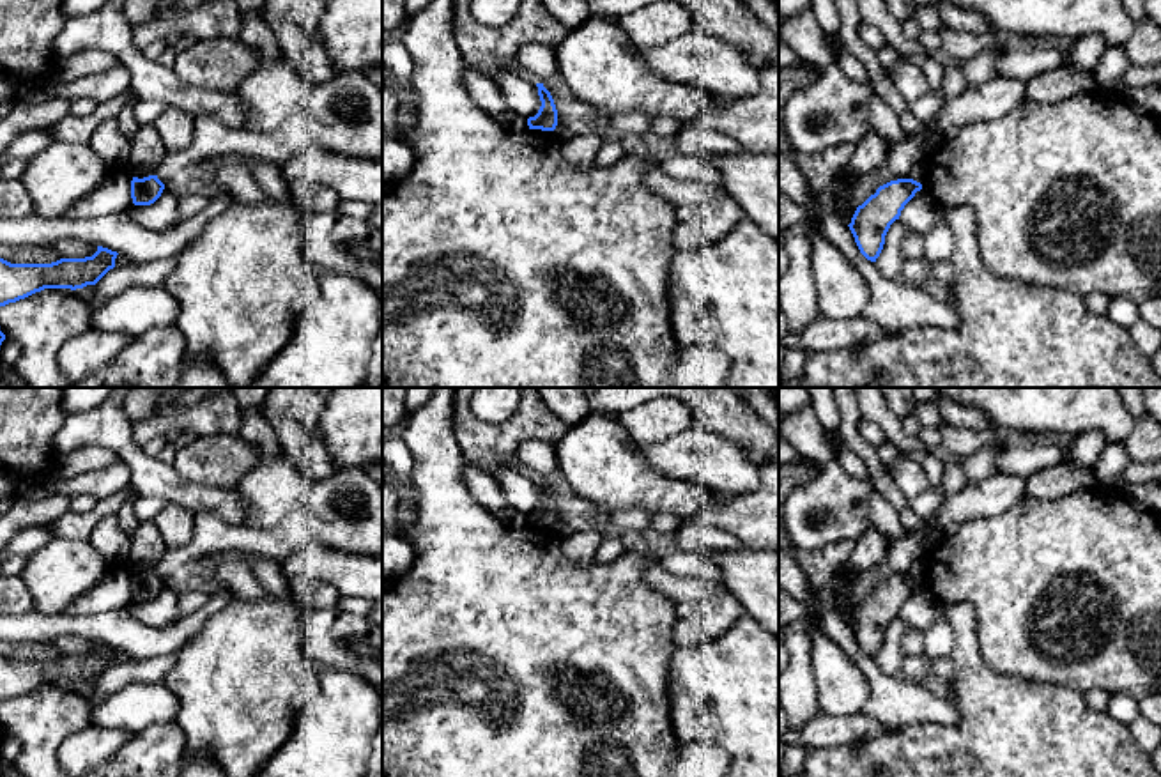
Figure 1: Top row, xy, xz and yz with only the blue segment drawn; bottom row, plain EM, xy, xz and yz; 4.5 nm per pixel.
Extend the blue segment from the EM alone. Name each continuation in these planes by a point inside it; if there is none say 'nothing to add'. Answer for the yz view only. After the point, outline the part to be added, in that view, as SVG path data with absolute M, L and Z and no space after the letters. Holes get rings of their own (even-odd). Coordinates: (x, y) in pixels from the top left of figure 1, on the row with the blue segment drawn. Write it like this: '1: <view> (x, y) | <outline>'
nothing to add

